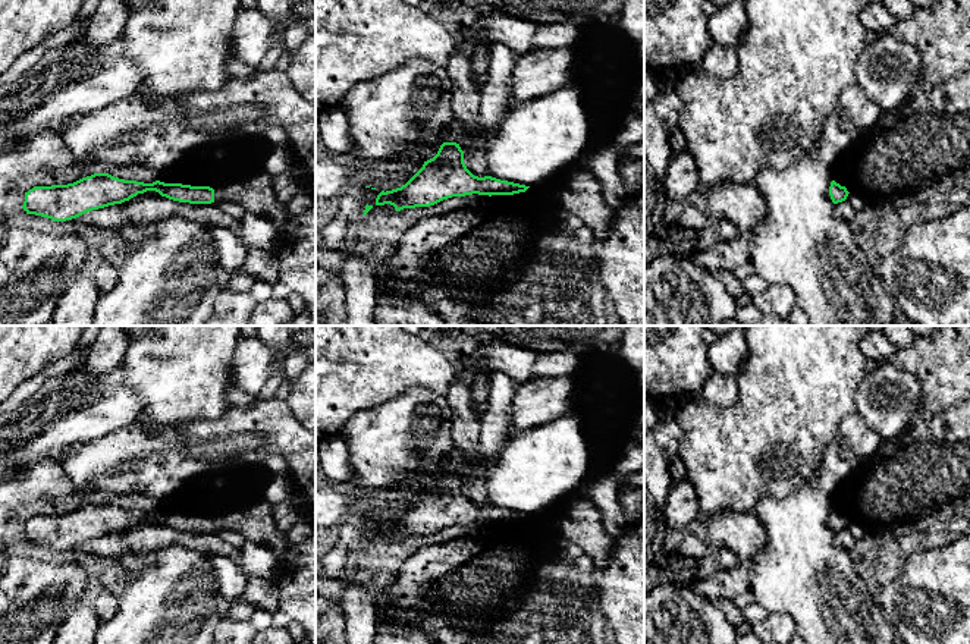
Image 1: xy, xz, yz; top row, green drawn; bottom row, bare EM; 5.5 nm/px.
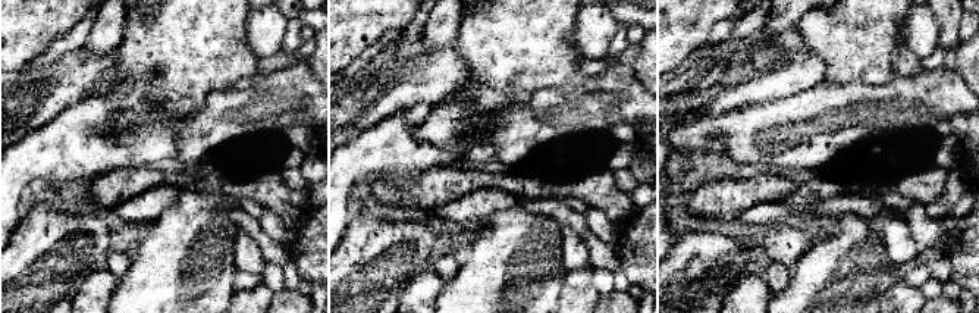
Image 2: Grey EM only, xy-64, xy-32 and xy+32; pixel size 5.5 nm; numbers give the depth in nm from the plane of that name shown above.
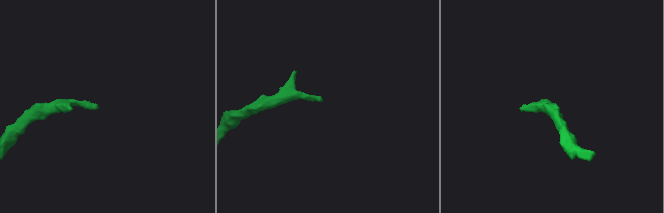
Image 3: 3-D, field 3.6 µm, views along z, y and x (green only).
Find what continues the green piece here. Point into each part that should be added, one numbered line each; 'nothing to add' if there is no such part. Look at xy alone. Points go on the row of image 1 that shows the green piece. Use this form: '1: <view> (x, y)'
1: xy (254, 194)

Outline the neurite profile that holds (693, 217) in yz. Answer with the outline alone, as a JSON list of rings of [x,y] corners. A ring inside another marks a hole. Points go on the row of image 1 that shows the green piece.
[[[697,198],[688,201],[679,216],[678,224],[684,229],[696,230],[697,233],[706,236],[709,217],[704,213],[703,204]]]

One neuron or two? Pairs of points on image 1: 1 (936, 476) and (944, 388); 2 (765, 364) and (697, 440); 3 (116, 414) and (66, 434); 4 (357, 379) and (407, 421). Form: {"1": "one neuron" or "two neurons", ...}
{"1": "one neuron", "2": "one neuron", "3": "one neuron", "4": "two neurons"}

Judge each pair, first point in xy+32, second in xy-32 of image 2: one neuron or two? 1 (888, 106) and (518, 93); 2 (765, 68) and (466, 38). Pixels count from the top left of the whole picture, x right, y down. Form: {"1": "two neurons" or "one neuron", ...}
{"1": "two neurons", "2": "two neurons"}

